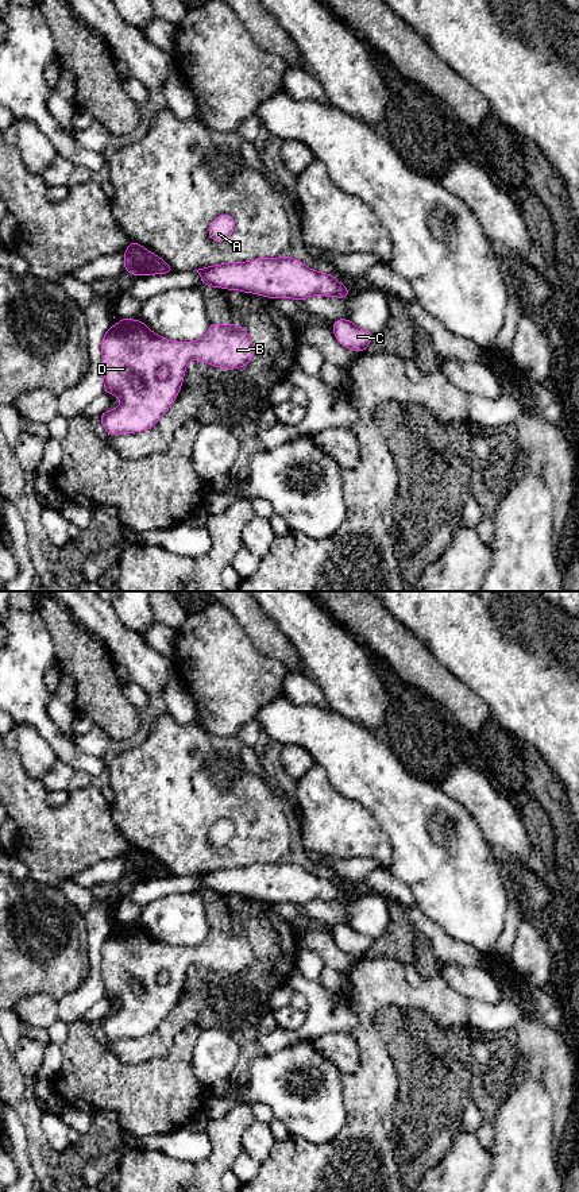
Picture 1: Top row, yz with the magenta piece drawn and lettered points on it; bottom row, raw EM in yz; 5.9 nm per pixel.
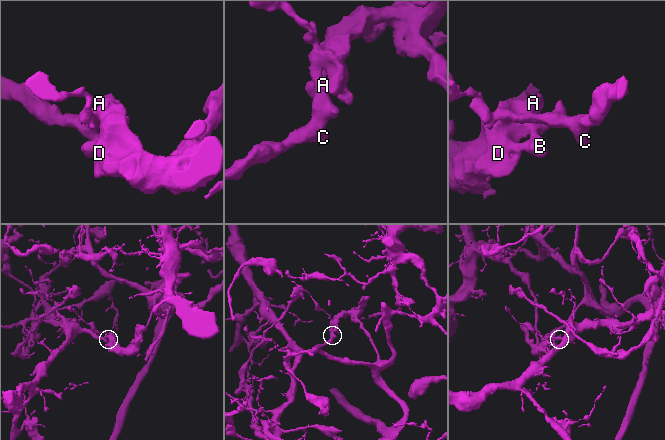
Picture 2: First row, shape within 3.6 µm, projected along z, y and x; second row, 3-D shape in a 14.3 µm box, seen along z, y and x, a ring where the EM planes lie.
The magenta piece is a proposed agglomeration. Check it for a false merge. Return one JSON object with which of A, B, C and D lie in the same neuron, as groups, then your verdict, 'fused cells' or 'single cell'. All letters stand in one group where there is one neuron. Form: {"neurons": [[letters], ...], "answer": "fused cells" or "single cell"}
{"neurons": [["A", "B", "D"], ["C"]], "answer": "fused cells"}

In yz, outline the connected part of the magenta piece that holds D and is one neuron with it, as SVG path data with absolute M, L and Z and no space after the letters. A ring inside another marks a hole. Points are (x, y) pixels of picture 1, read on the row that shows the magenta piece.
M120 319L117 325L111 325L101 340L103 364L101 377L105 393L112 393L113 398L120 397L121 404L115 410L105 410L100 421L111 435L134 433L153 428L175 401L189 360L198 359L215 367L233 370L246 366L254 359L254 344L248 332L236 324L211 324L206 333L197 342L174 342L155 335L143 321ZM165 366L169 371L165 379L158 379L155 371Z

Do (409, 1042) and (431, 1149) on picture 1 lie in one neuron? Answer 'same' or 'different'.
same

